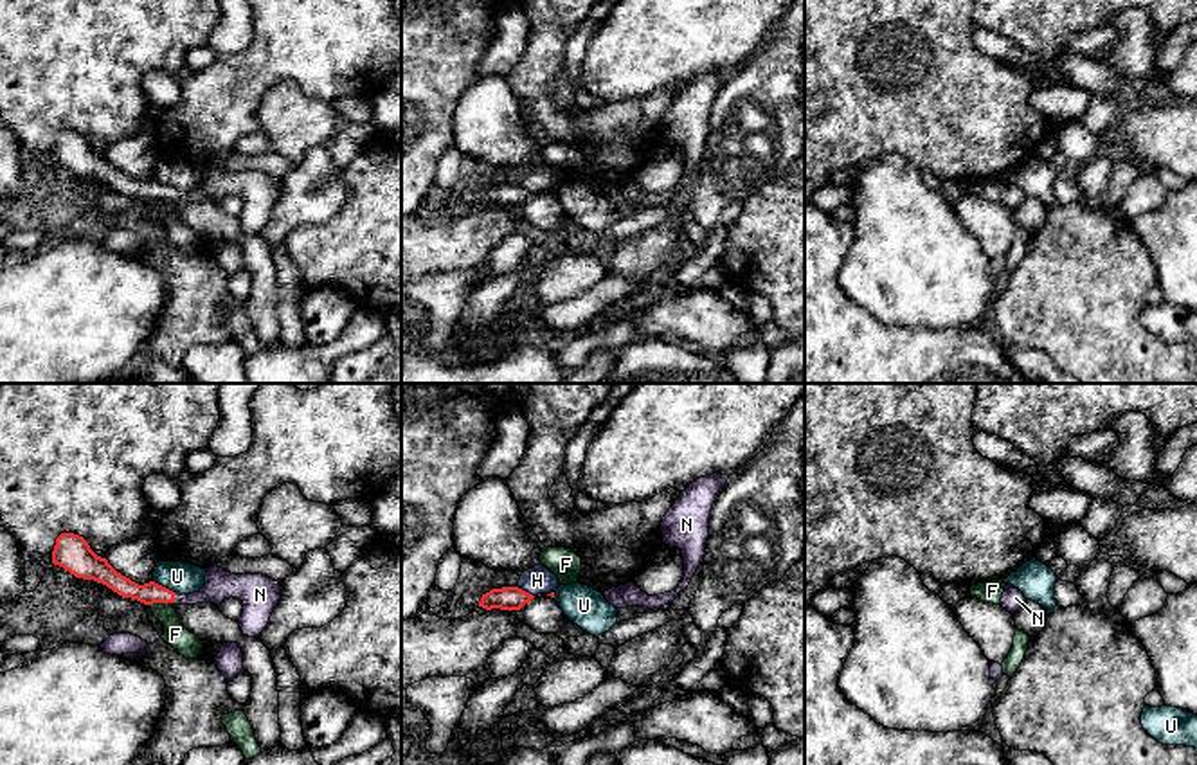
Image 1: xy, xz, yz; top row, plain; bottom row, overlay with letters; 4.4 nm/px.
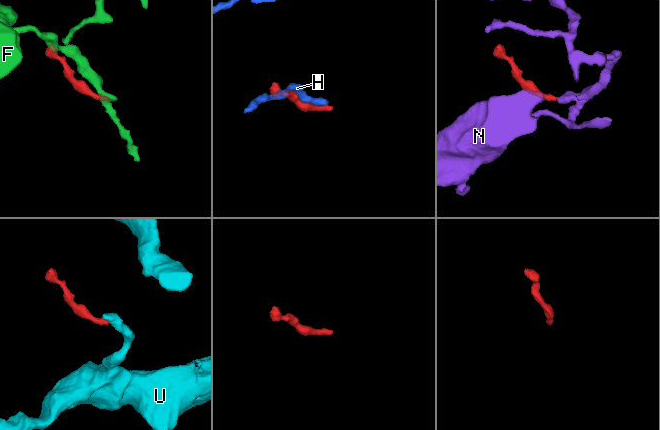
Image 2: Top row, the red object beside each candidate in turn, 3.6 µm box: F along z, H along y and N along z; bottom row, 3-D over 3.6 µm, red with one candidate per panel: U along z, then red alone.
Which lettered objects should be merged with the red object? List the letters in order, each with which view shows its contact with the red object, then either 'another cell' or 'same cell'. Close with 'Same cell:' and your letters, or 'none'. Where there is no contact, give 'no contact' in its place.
F: contact in xy; another cell
H: contact in xz; another cell
N: contact in xy; same cell
U: contact in xy; another cell
Same cell: N

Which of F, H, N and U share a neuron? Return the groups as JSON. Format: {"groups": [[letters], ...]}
{"groups": [["F"], ["H"], ["N"], ["U"]]}

